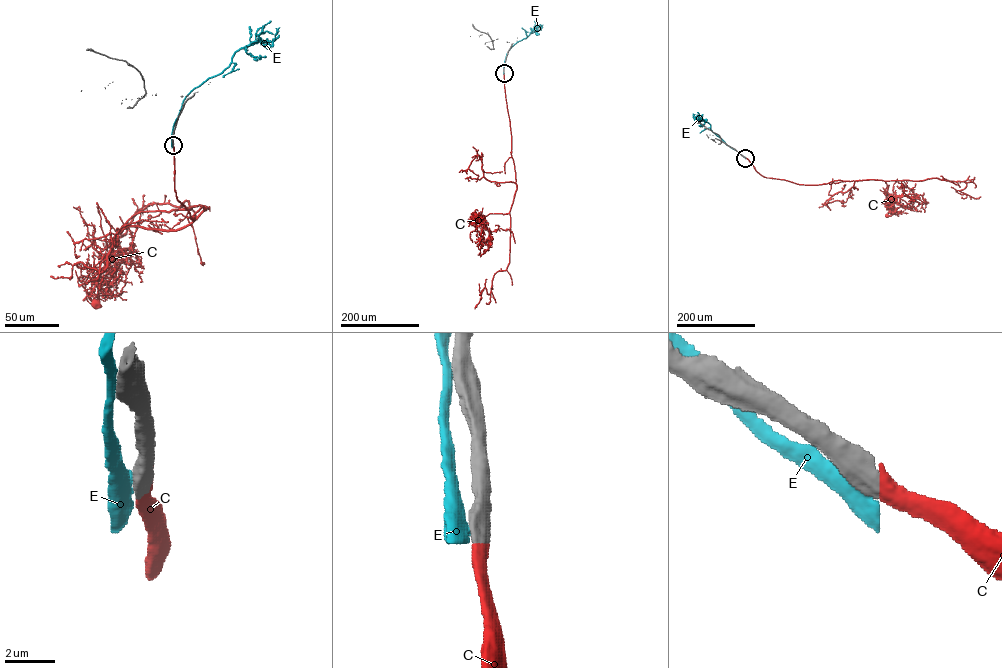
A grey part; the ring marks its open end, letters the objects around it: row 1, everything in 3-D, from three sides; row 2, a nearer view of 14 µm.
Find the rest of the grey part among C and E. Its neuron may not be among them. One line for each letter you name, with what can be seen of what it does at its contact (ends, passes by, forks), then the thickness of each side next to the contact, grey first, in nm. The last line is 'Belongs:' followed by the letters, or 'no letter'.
C: It ends there. Thickness 700 nm (grey) against 650 nm
Belongs: C

